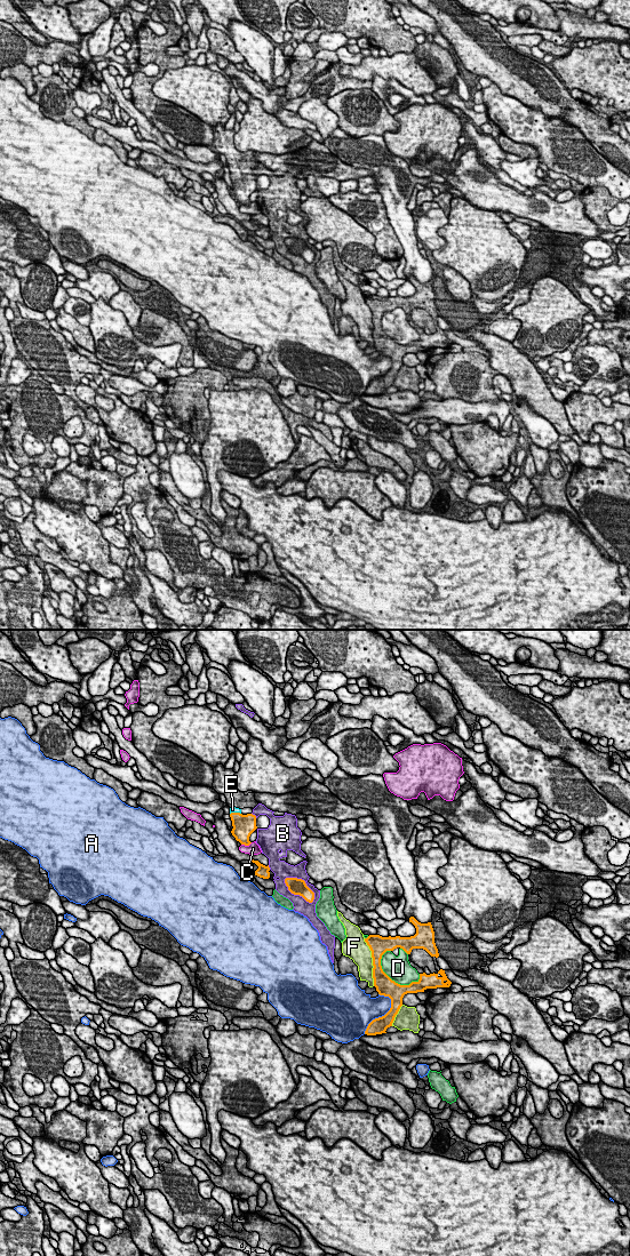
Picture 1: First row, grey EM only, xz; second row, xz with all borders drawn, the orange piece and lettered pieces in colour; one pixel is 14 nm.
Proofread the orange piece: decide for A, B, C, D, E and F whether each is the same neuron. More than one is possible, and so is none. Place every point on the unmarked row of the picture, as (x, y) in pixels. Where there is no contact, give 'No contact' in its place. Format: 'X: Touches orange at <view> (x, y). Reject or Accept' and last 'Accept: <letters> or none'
A: Touches orange at xz (382, 376). Reject
B: Touches orange at xz (295, 254). Reject
C: Touches orange at xz (246, 205). Reject
D: Touches orange at xz (390, 338). Reject
E: Touches orange at xz (234, 173). Accept
F: Touches orange at xz (373, 322). Reject
Accept: E

